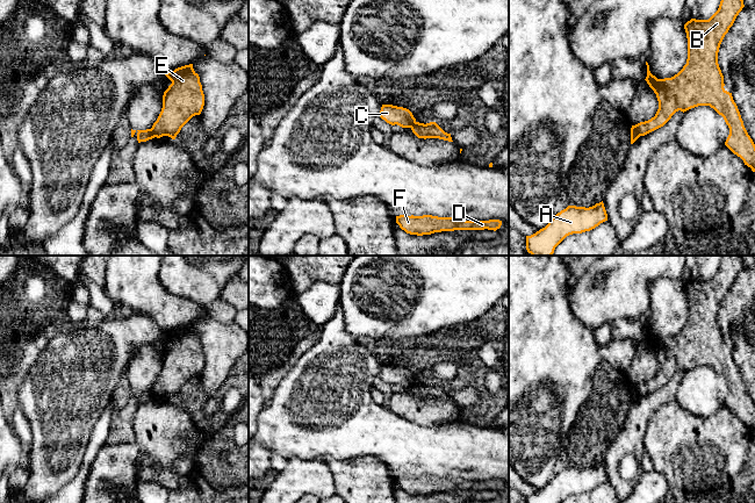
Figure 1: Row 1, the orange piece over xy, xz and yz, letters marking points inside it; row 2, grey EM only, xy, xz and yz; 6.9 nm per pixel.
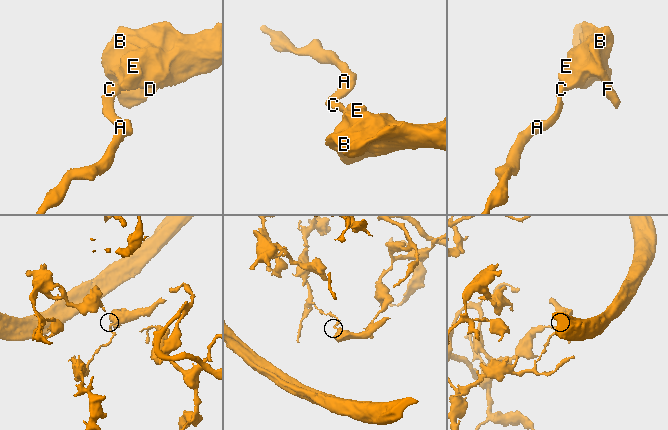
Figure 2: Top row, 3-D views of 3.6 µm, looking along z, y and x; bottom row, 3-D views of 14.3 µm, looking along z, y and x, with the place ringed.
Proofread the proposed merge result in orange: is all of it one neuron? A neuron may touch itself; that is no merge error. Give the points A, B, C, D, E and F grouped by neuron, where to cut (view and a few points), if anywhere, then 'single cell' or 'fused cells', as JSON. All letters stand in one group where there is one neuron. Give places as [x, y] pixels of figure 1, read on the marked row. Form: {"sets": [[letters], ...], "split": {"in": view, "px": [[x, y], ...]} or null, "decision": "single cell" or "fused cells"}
{"sets": [["A", "C"], ["B", "D", "E", "F"]], "split": {"in": "yz", "px": [[633, 126], [639, 136]]}, "decision": "fused cells"}

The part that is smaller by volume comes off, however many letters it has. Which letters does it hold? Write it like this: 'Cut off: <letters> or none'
Cut off: B, D, E, F

